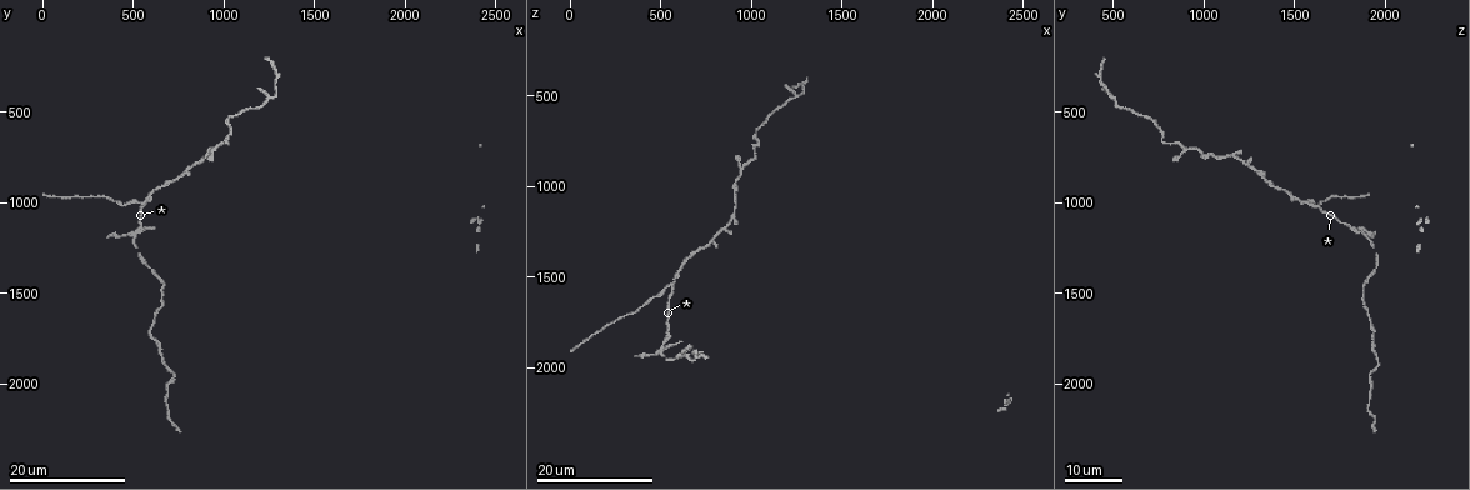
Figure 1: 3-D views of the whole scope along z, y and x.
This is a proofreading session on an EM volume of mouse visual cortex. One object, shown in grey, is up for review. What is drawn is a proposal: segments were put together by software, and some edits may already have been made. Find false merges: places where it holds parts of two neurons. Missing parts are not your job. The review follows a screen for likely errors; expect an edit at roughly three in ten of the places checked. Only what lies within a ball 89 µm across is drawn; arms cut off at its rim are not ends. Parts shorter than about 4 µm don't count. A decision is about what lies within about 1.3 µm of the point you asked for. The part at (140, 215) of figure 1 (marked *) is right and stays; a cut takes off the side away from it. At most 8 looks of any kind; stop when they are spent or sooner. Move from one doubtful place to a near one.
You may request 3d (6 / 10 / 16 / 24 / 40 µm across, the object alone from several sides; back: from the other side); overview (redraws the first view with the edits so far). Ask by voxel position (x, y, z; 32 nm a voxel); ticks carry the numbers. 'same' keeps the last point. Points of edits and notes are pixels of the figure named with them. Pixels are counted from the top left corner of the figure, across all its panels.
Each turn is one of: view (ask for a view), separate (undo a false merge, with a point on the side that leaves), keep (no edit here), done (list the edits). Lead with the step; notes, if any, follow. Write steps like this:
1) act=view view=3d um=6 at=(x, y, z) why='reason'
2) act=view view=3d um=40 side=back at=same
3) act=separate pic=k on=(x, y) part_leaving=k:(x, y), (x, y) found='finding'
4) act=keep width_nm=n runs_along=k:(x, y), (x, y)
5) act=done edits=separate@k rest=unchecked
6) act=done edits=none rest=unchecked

act=view view=3d um=16 at=(560, 1020, 1540)

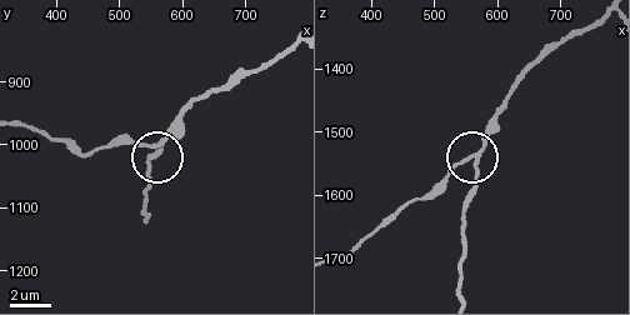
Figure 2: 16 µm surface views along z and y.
act=view view=3d um=6 at=(560, 1000, 1540)

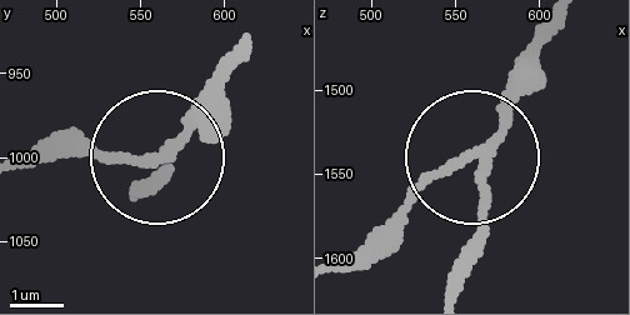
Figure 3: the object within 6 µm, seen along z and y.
act=separate pic=3 on=(93, 154) side_arm_um=23 part_leaving=3:(159, 158), (29, 161) found='a second neuron is stuck on'

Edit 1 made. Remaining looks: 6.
act=view view=overview

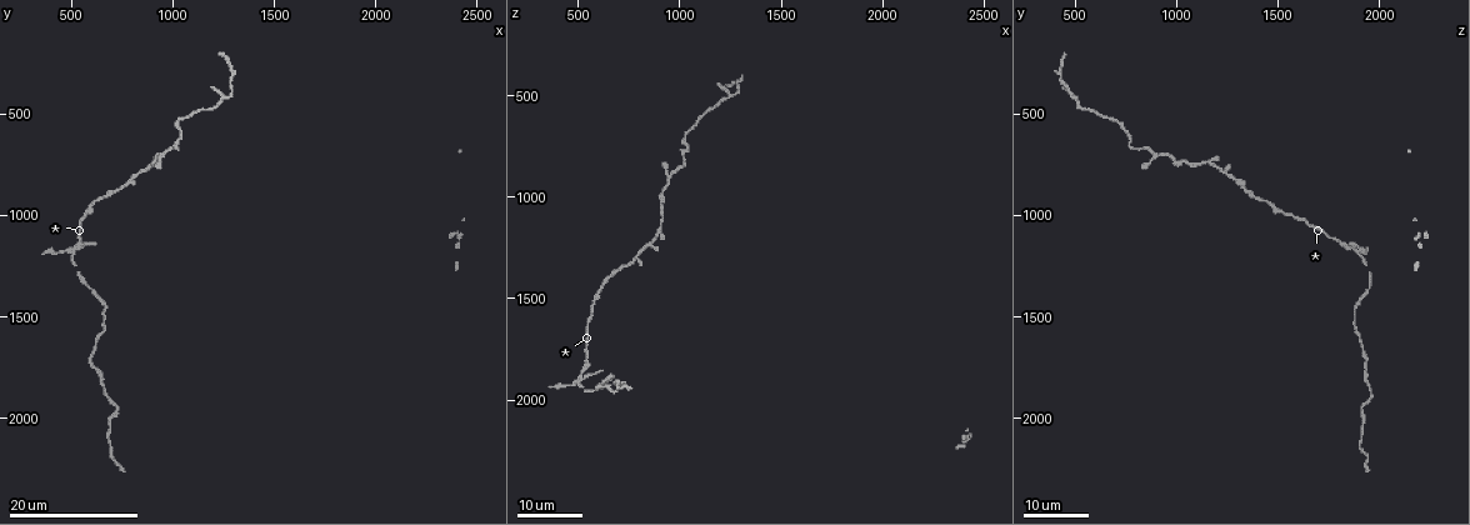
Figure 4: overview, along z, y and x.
act=view view=3d um=16 at=(500, 1180, 1890) why='looks like a crossing'

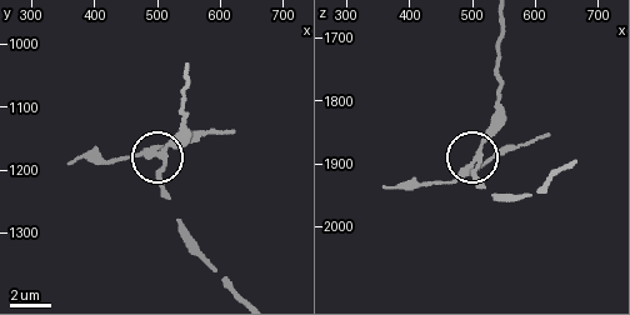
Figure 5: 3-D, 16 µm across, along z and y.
act=view view=3d um=6 at=(505, 1175, 1895)

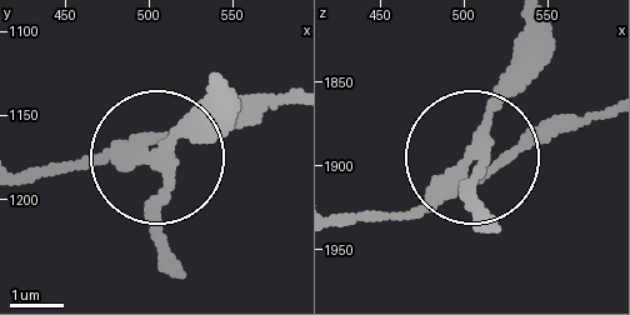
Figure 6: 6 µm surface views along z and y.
act=view view=3d um=6 side=back at=(504, 1178, 1896)

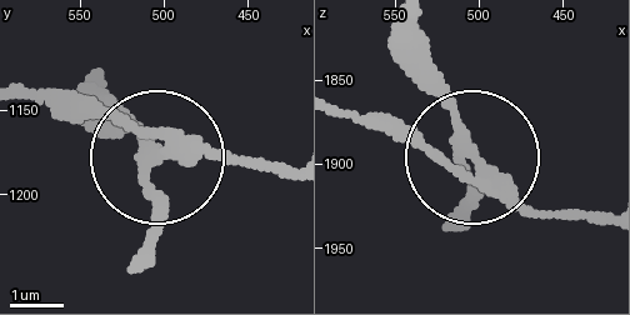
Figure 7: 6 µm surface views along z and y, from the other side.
act=separate pic=7 on=(261, 170) width_nm=260 part_leaving=7:(186, 140), (29, 100) found='two neurons meet here'

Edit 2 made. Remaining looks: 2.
act=done edits=separate@3,separate@7 rest=unchecked

